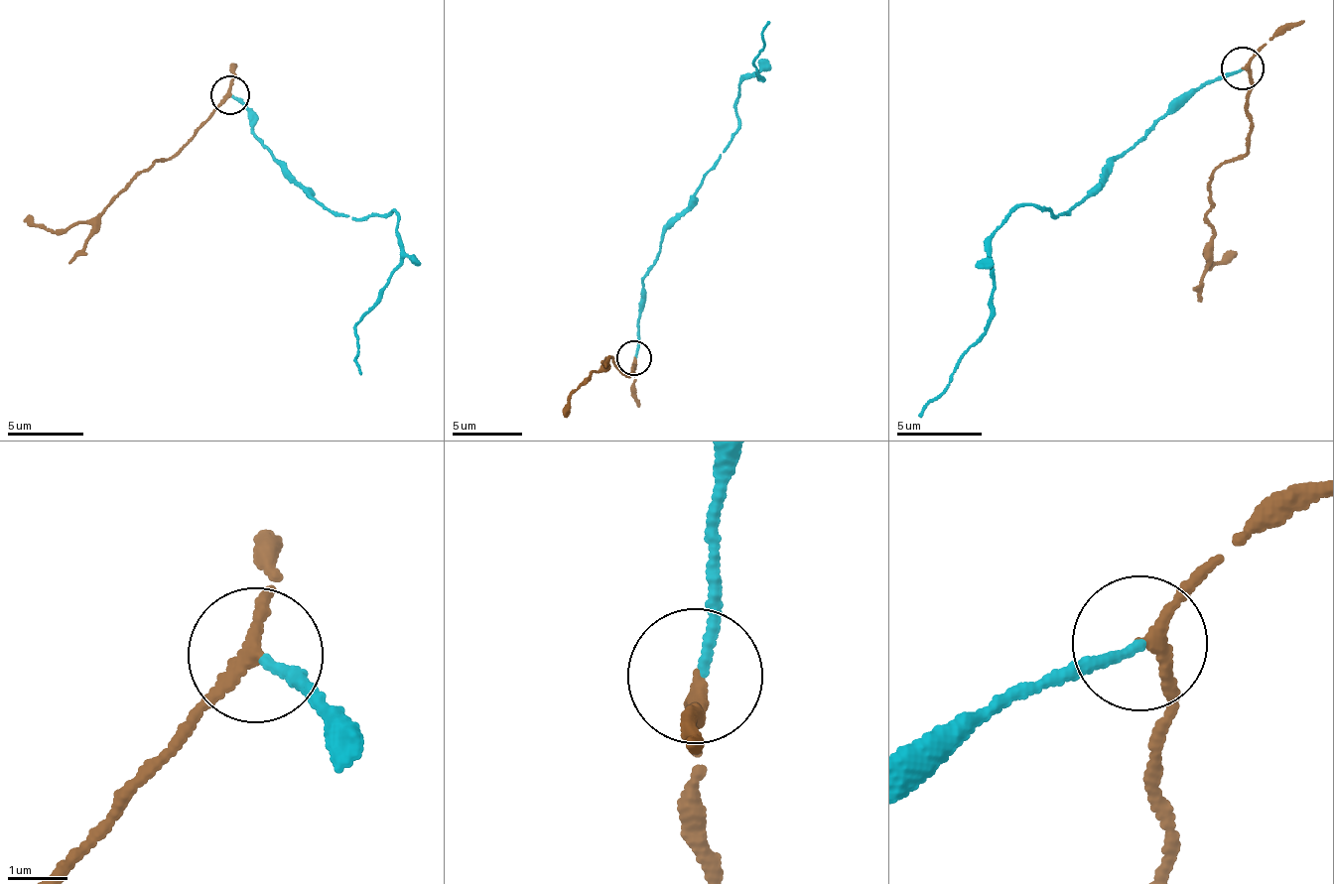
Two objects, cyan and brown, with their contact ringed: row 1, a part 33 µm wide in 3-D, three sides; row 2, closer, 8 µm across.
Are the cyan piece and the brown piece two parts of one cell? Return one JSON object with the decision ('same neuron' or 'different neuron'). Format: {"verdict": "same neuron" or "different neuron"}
{"verdict": "same neuron"}

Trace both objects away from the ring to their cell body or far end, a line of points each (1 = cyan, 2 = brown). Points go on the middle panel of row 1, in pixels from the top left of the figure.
1: (634, 359), (641, 281), (670, 217), (738, 129), (744, 78), (762, 79), (753, 59), (768, 21)
2: (634, 359), (629, 376), (620, 374), (609, 354), (599, 373), (592, 372), (569, 396), (568, 418)

